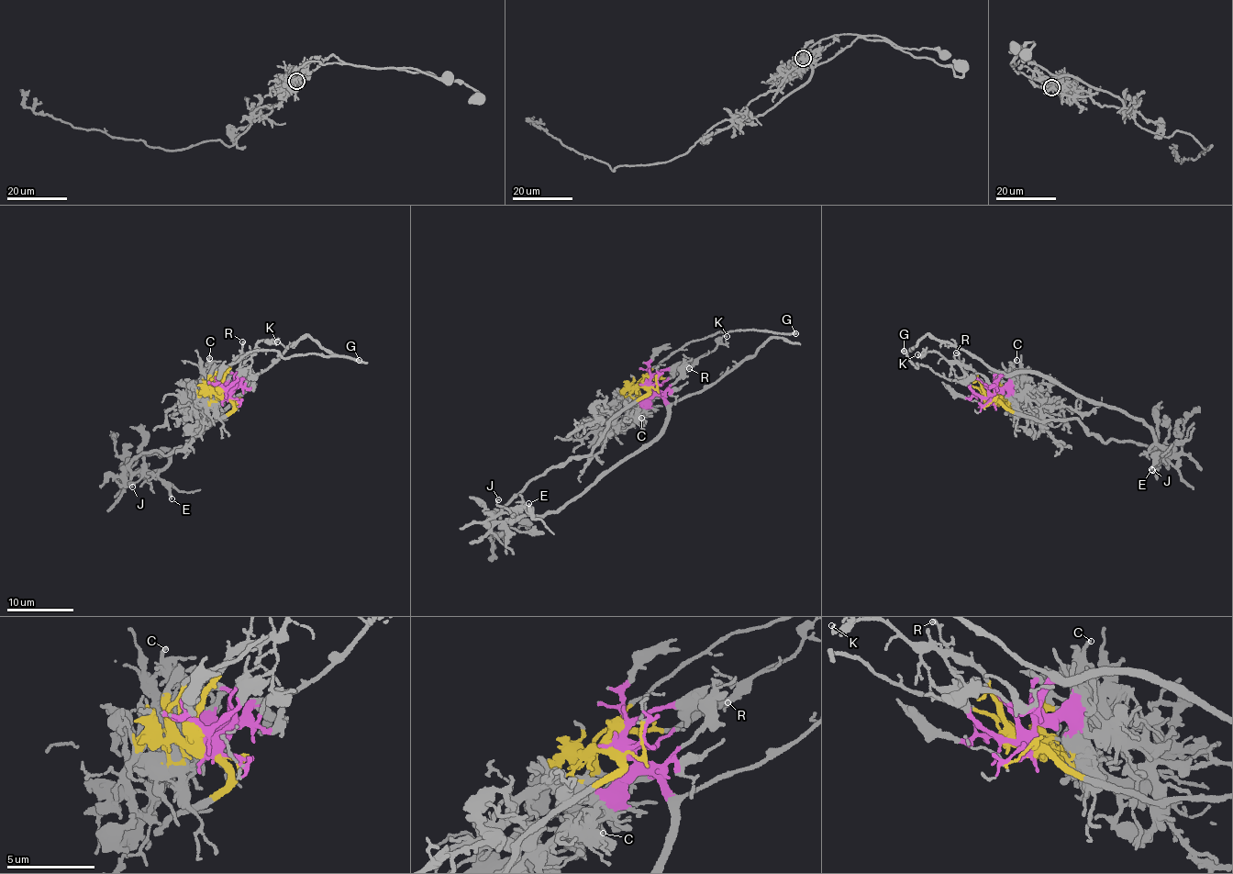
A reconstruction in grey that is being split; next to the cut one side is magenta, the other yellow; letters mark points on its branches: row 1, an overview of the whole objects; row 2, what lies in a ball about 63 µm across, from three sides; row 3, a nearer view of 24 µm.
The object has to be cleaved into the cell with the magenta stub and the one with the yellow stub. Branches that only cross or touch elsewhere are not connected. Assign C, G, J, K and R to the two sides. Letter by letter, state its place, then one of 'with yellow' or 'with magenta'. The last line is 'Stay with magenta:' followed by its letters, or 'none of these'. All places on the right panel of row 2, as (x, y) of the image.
C: place (1016, 360); with yellow
G: place (904, 351); with yellow
J: place (1152, 470); with yellow
K: place (917, 354); with yellow
R: place (956, 352); with yellow
Stay with magenta: none of these

